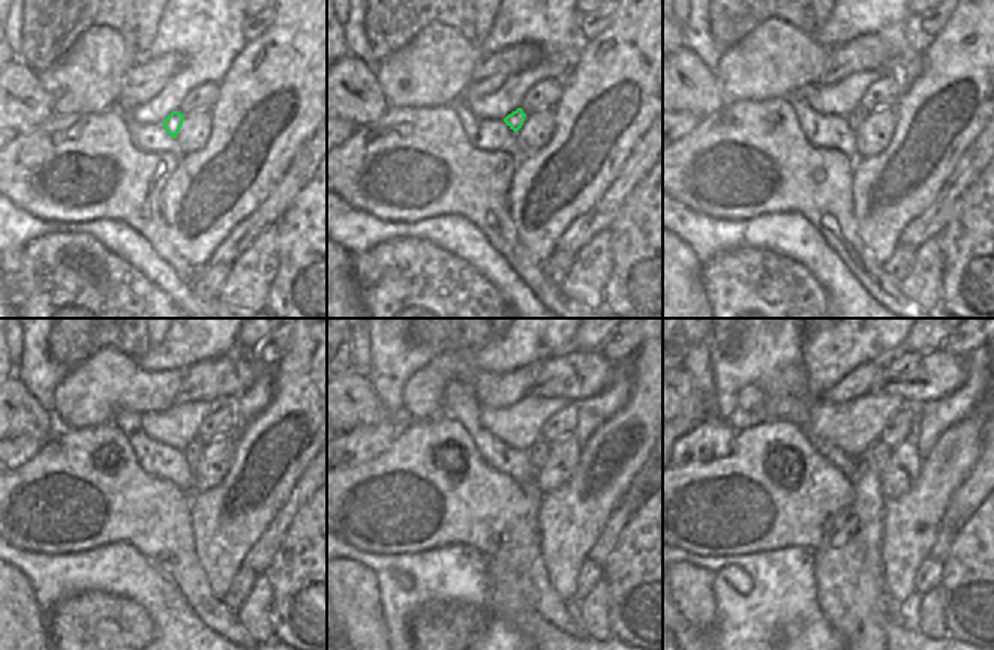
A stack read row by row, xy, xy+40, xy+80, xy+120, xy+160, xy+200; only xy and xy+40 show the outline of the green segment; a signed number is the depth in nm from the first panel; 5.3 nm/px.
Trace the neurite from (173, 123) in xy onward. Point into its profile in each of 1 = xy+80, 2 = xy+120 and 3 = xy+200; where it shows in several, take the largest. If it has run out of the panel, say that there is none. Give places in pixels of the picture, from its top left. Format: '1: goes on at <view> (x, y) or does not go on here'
1: goes on at xy+80 (855, 117)
2: goes on at xy+120 (194, 452)
3: goes on at xy+200 (876, 455)

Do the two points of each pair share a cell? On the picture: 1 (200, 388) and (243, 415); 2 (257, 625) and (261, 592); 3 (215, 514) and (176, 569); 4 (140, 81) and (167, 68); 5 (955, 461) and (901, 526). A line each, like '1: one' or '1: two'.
1: two
2: one
3: two
4: one
5: one

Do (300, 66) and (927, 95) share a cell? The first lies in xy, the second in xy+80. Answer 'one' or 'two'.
one

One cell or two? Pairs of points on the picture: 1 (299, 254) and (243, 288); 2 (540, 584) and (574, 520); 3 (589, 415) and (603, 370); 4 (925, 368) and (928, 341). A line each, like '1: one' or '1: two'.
1: two
2: two
3: two
4: two

